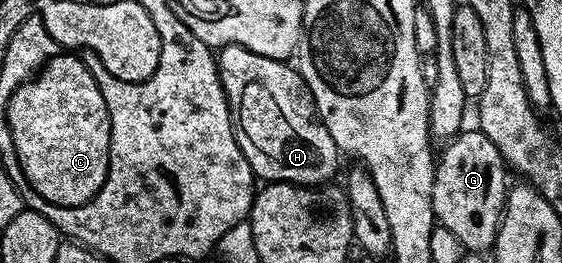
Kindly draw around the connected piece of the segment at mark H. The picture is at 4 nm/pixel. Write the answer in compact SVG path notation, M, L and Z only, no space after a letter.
M227 44L218 49L219 81L224 86L235 80L239 88L237 135L251 171L263 182L319 186L331 182L339 168L341 153L329 130L315 111L315 99L298 67L265 58L245 50L245 46Z

